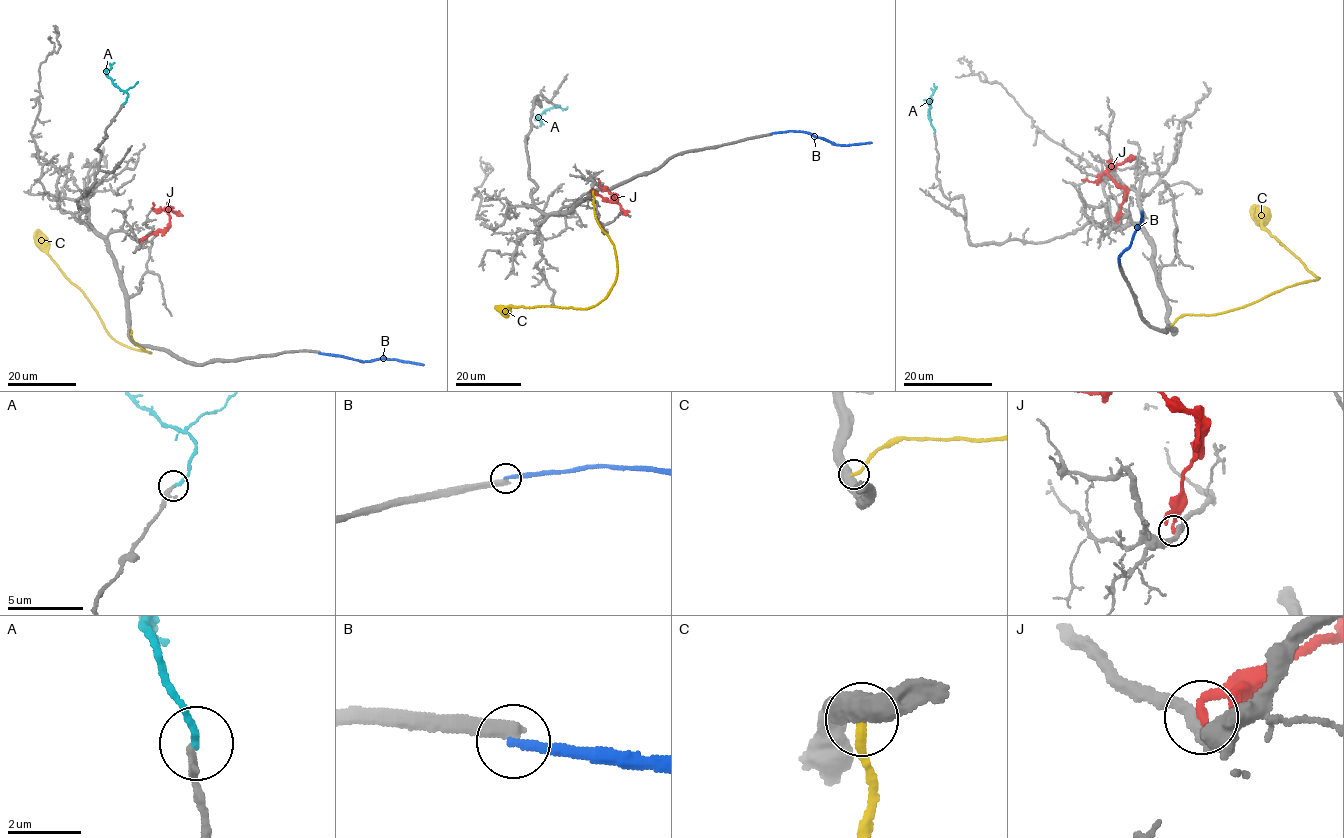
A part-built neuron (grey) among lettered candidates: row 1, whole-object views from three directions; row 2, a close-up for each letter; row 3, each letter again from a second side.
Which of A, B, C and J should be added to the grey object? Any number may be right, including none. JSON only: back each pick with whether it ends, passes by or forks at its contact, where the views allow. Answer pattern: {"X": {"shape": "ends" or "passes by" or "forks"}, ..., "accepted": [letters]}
{"A": {"shape": "ends"}, "accepted": ["A"]}

